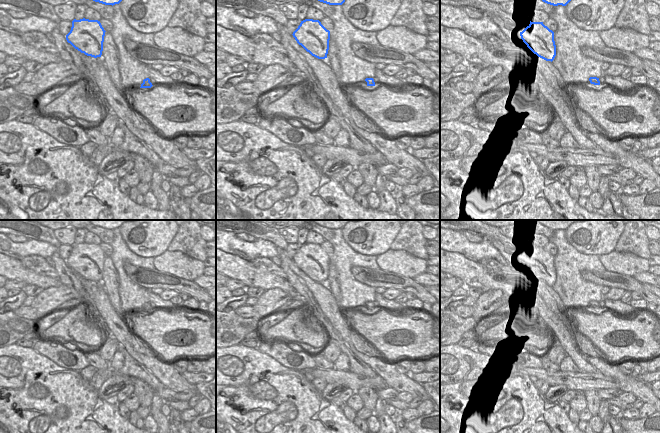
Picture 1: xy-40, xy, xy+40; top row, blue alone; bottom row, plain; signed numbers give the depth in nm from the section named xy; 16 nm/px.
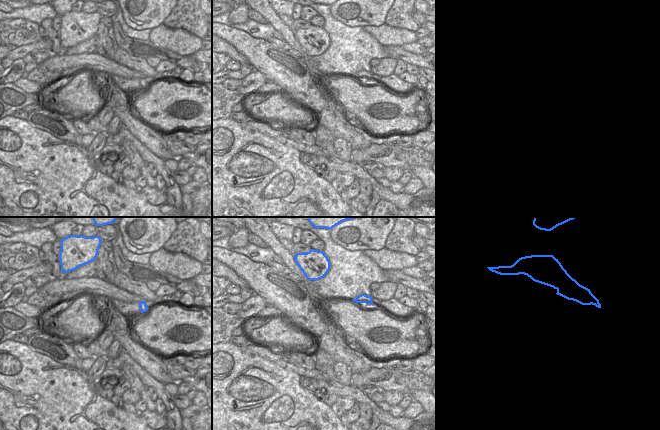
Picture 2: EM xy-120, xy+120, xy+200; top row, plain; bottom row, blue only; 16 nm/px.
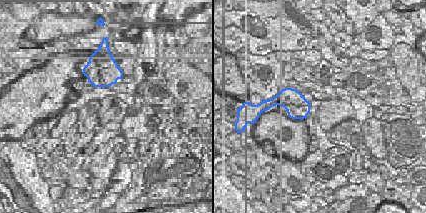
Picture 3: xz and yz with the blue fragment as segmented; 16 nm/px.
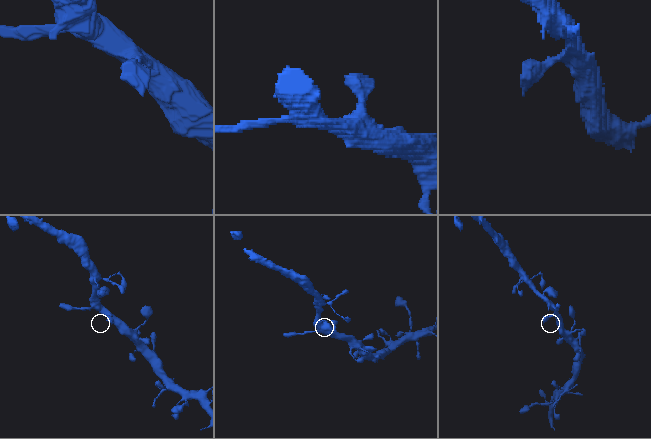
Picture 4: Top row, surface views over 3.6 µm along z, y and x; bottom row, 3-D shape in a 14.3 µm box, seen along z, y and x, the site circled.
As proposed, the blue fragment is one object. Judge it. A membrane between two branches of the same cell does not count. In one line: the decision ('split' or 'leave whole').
leave whole

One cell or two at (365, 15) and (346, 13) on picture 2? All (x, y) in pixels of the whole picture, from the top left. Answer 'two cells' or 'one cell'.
one cell

